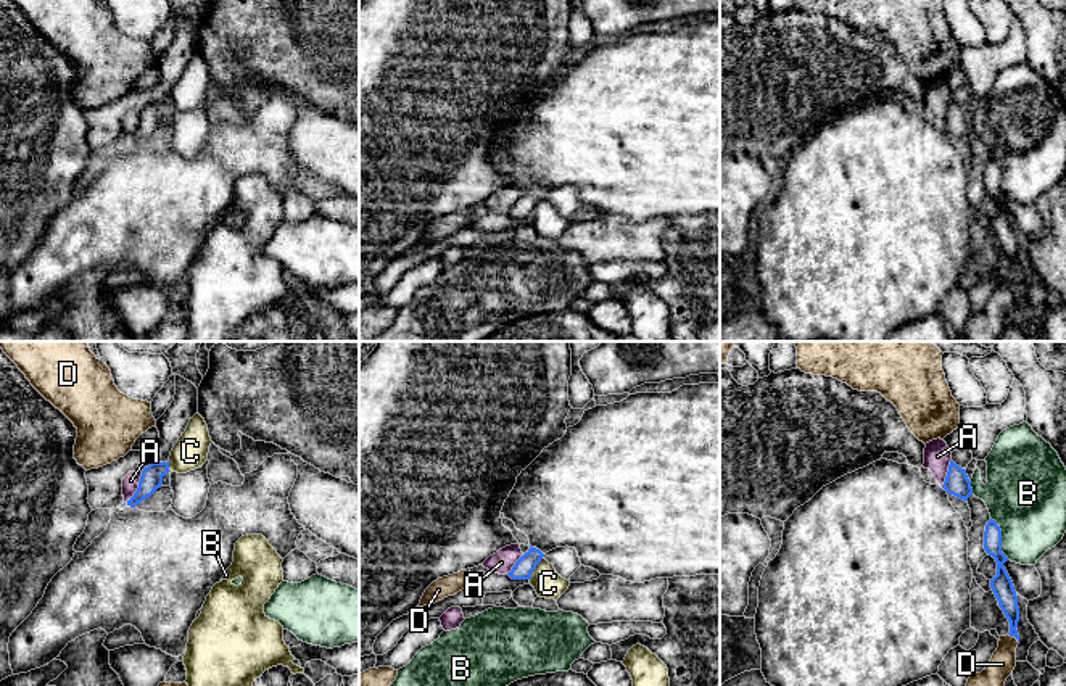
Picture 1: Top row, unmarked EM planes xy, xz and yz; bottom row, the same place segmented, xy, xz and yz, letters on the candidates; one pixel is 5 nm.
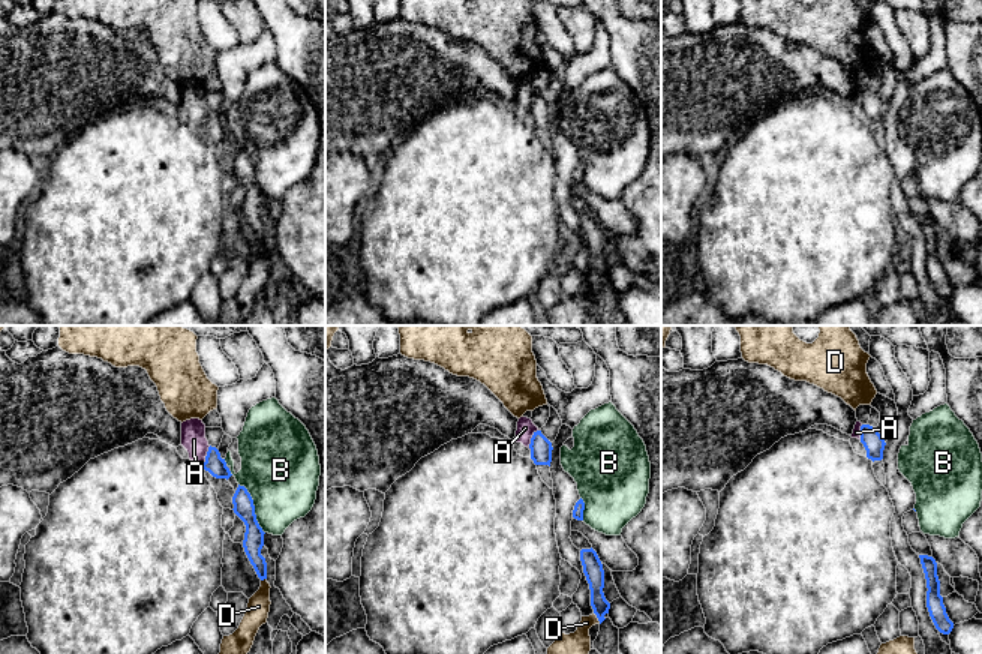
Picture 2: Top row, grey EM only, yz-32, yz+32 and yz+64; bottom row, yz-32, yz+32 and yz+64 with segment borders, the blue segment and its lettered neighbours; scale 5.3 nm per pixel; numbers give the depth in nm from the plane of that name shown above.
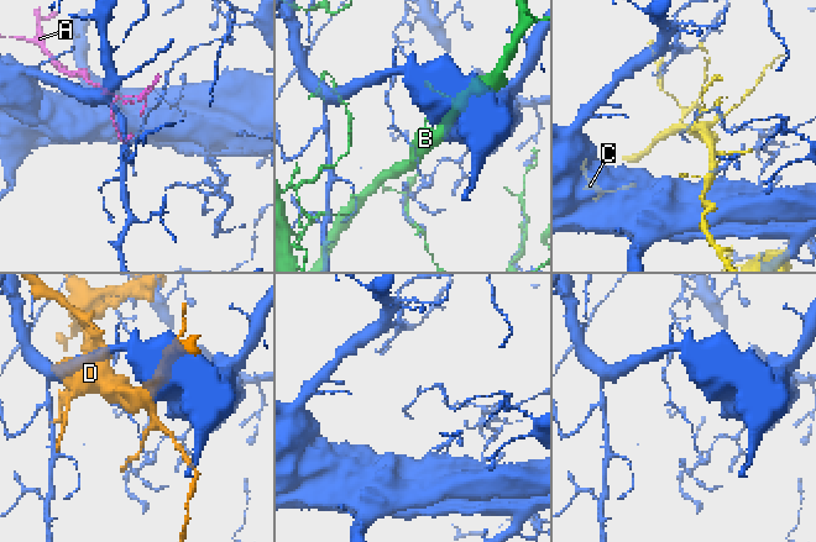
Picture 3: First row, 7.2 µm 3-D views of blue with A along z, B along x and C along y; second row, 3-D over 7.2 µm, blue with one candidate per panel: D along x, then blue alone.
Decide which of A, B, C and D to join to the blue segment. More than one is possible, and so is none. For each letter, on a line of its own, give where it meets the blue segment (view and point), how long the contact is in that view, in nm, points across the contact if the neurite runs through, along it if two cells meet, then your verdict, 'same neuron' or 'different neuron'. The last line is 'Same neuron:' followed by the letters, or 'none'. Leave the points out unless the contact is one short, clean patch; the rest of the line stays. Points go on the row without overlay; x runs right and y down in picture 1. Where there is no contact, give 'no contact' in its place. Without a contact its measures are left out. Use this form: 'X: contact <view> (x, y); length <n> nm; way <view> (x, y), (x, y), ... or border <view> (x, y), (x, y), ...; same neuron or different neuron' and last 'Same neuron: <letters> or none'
A: contact xy (139, 126); length 170 nm; border xy (142, 111), (137, 129), (126, 140); different neuron
B: contact yz (1000, 177); length 240 nm; different neuron
C: contact xz (535, 206); length 140 nm; different neuron
D: contact yz (1015, 276); length 80 nm; different neuron
Same neuron: none

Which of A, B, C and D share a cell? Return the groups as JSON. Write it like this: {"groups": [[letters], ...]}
{"groups": [["A"], ["B"], ["C"], ["D"]]}

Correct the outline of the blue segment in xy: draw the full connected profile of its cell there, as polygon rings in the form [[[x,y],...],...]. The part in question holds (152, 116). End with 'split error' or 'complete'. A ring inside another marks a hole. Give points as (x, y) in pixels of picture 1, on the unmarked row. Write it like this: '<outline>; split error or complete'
[[[151,101],[142,110],[138,127],[134,135],[127,140],[127,145],[135,147],[143,138],[150,137],[163,124],[163,116],[169,111],[167,101]]]; complete

